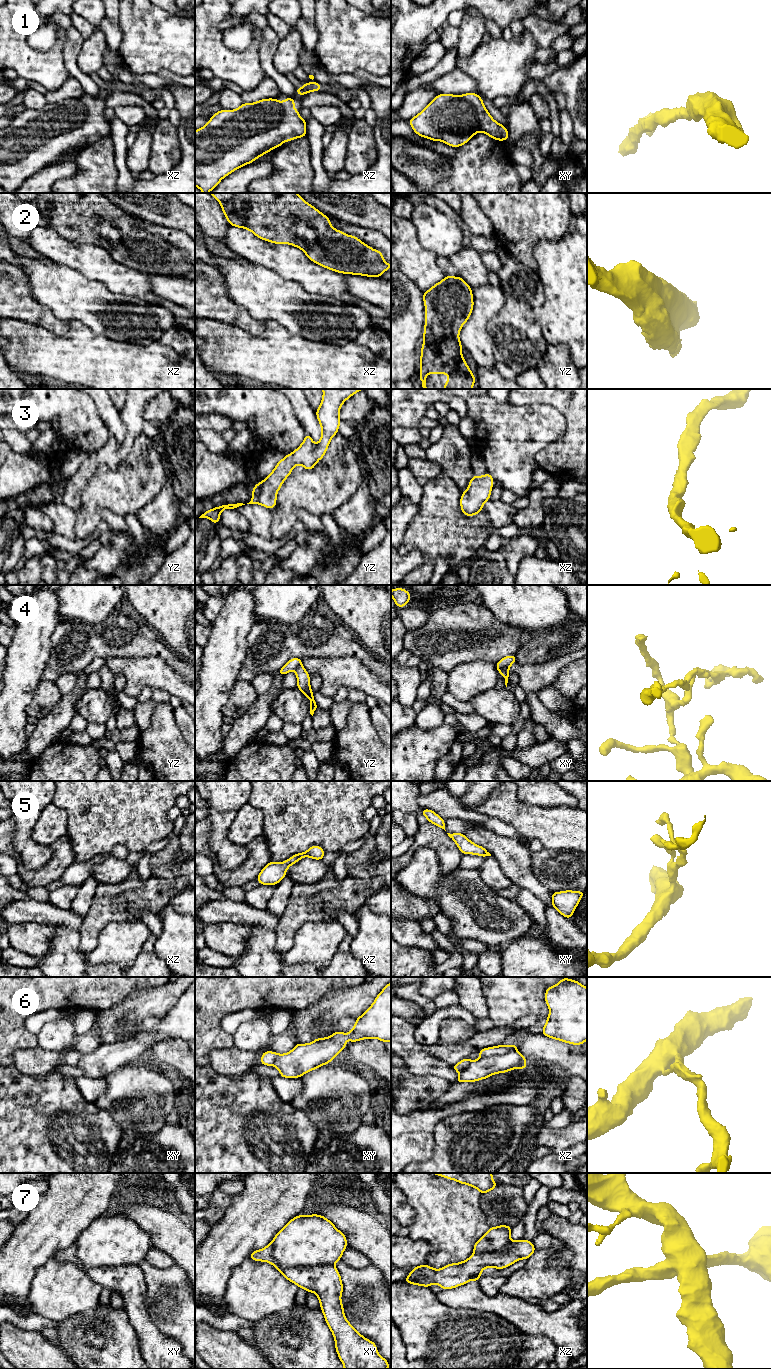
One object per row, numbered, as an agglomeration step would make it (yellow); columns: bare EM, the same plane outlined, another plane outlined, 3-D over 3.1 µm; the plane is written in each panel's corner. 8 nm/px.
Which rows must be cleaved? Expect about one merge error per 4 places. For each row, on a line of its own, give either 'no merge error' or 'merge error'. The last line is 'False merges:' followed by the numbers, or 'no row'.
1: no merge error
2: no merge error
3: no merge error
4: merge error
5: no merge error
6: no merge error
7: merge error
False merges: 4, 7

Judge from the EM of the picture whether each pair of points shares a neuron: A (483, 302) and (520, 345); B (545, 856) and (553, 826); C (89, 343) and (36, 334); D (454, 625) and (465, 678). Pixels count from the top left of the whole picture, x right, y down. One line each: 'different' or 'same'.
A: different
B: different
C: same
D: different

